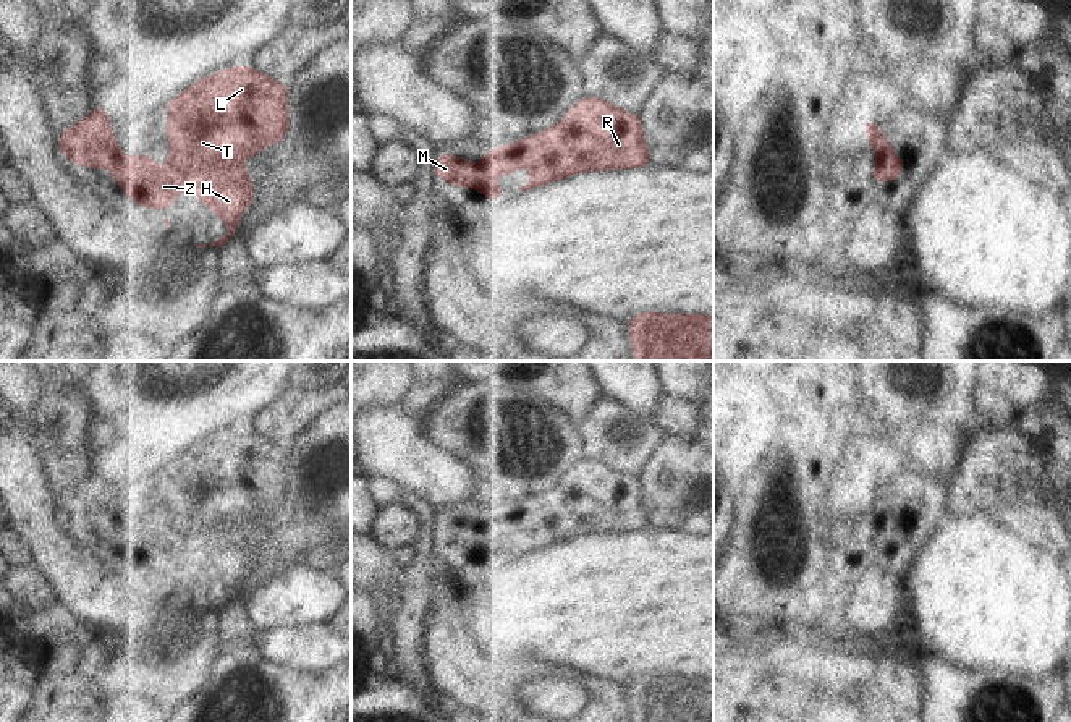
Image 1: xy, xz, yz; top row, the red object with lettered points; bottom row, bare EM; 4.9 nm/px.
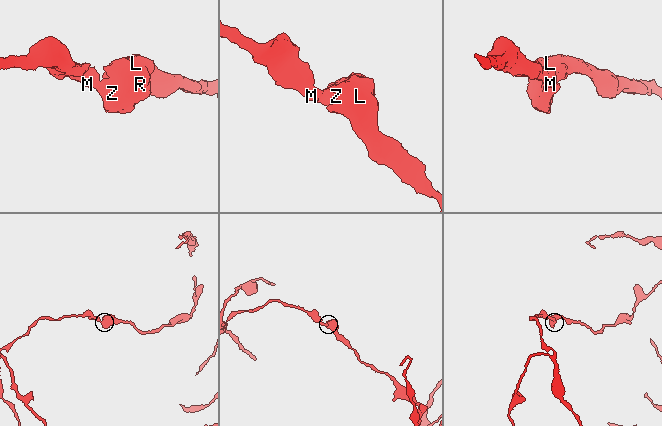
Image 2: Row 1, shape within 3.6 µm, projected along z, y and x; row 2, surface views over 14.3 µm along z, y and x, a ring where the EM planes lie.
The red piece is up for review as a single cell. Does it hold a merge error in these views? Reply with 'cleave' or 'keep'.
keep

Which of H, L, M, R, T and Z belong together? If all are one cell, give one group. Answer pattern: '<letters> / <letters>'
H L M R T Z

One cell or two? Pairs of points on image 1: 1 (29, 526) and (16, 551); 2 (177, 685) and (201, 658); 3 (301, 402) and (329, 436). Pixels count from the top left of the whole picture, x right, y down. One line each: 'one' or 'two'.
1: two
2: two
3: two

